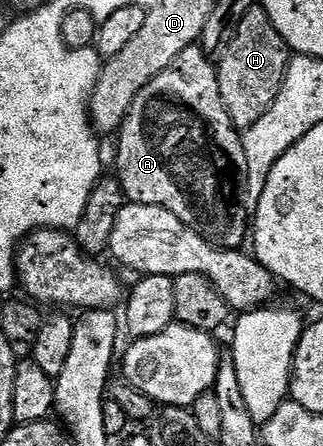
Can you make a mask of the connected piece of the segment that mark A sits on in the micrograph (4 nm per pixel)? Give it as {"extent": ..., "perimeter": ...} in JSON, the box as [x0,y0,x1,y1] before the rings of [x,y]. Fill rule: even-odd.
{"extent":[115,45,251,249],"perimeter":[[[194,45],[183,49],[183,53],[179,53],[179,57],[175,57],[159,77],[155,77],[155,81],[146,85],[139,97],[135,97],[129,116],[116,136],[115,175],[121,180],[128,202],[167,209],[208,243],[241,249],[251,235],[247,153],[243,153],[241,136],[242,132],[238,131],[223,105],[214,60],[200,45]]]}

